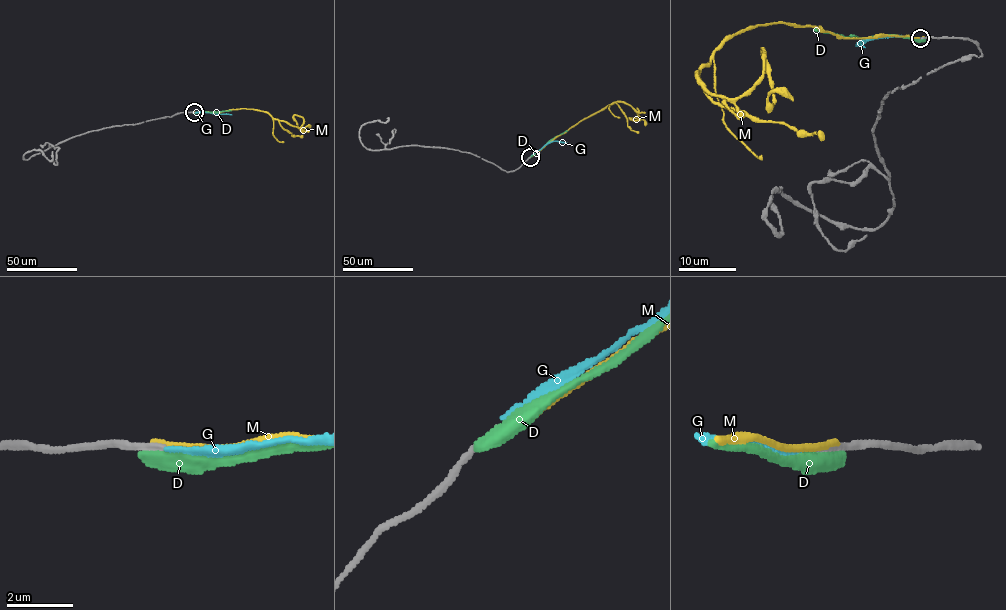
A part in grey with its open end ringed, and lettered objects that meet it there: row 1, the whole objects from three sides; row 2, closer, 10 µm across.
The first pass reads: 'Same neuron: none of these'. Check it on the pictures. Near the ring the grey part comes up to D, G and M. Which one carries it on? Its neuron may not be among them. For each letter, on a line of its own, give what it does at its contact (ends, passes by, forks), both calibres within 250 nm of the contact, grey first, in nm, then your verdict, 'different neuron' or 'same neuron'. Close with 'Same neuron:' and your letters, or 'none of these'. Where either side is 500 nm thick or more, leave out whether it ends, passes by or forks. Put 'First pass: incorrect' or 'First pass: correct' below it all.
D: 280/600 nm | different neuron
G: it ends | 240/190 nm | different neuron
M: it ends | 280/240 nm | different neuron
Same neuron: none of these
First pass: correct

